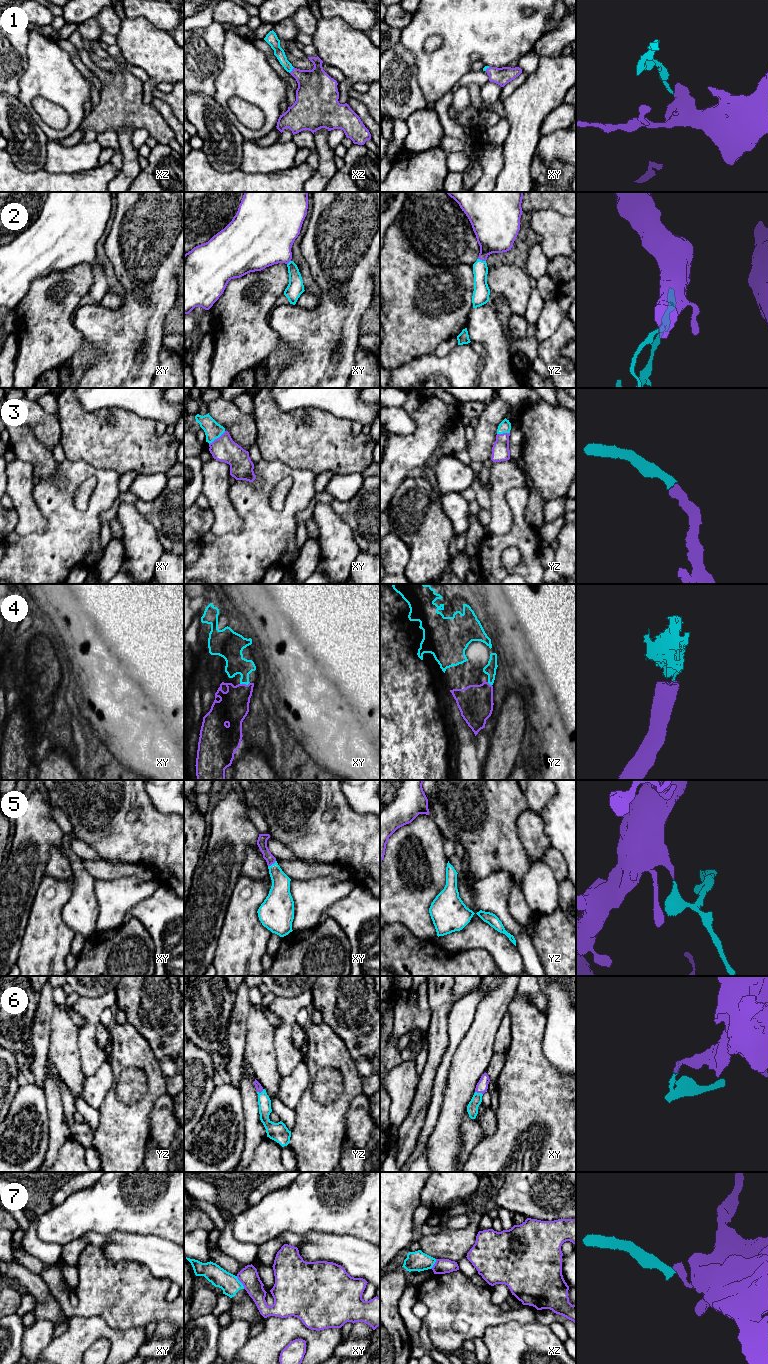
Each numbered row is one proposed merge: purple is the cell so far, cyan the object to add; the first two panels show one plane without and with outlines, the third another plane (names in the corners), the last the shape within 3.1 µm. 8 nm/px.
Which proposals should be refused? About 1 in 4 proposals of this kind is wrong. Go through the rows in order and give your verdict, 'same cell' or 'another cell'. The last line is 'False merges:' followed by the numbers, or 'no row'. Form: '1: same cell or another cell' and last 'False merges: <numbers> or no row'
1: same cell
2: same cell
3: same cell
4: same cell
5: same cell
6: same cell
7: another cell
False merges: 7

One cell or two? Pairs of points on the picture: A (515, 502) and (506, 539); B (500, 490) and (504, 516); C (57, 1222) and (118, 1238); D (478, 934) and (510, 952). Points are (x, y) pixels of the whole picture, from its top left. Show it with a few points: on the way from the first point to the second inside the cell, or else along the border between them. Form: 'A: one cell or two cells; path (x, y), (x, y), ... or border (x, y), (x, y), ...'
A: one cell; path (518, 511), (518, 528), (515, 531)
B: one cell; path (500, 496), (500, 510)
C: two cells; border (129, 1232), (111, 1231), (105, 1234)
D: one cell; path (486, 937), (502, 950)

